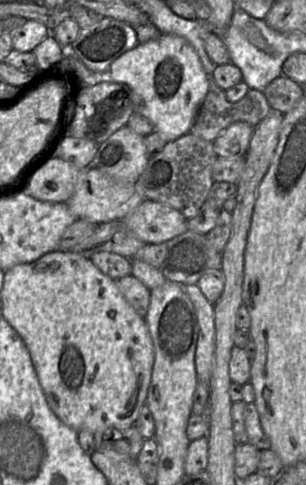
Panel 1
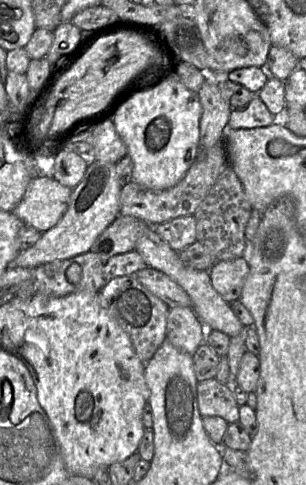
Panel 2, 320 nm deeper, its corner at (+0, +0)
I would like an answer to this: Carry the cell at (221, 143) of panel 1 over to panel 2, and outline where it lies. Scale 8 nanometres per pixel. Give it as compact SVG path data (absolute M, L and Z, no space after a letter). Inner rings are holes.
M255 95L247 107L231 110L228 129L267 127L274 124L274 117L261 98Z

